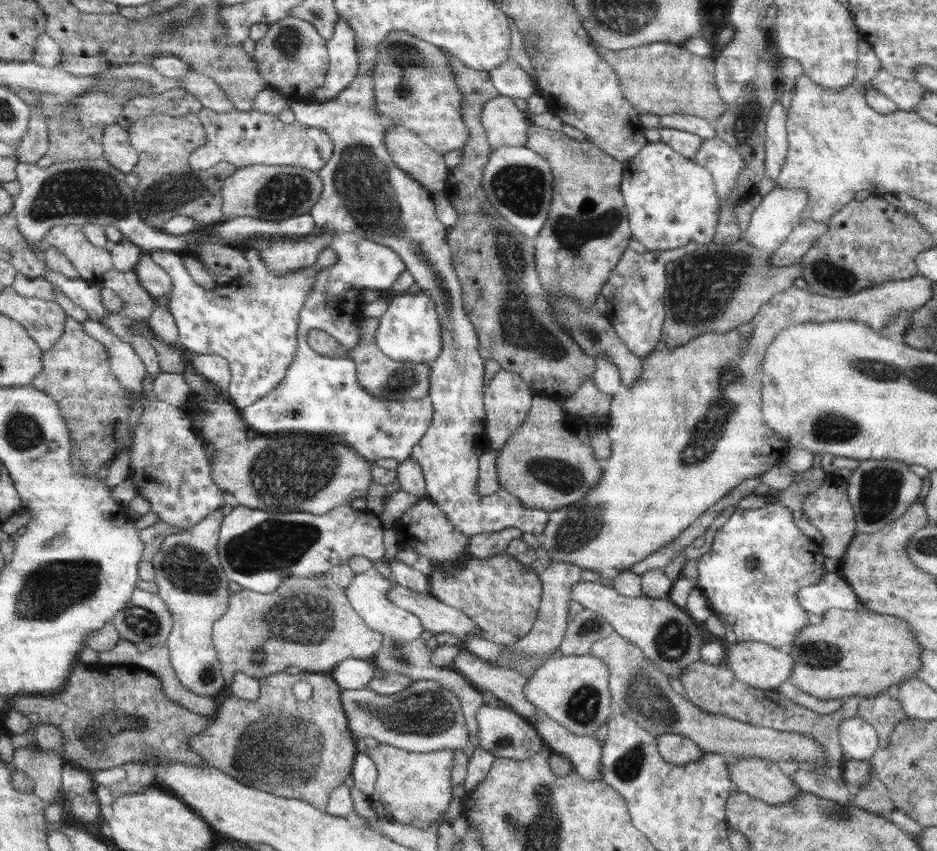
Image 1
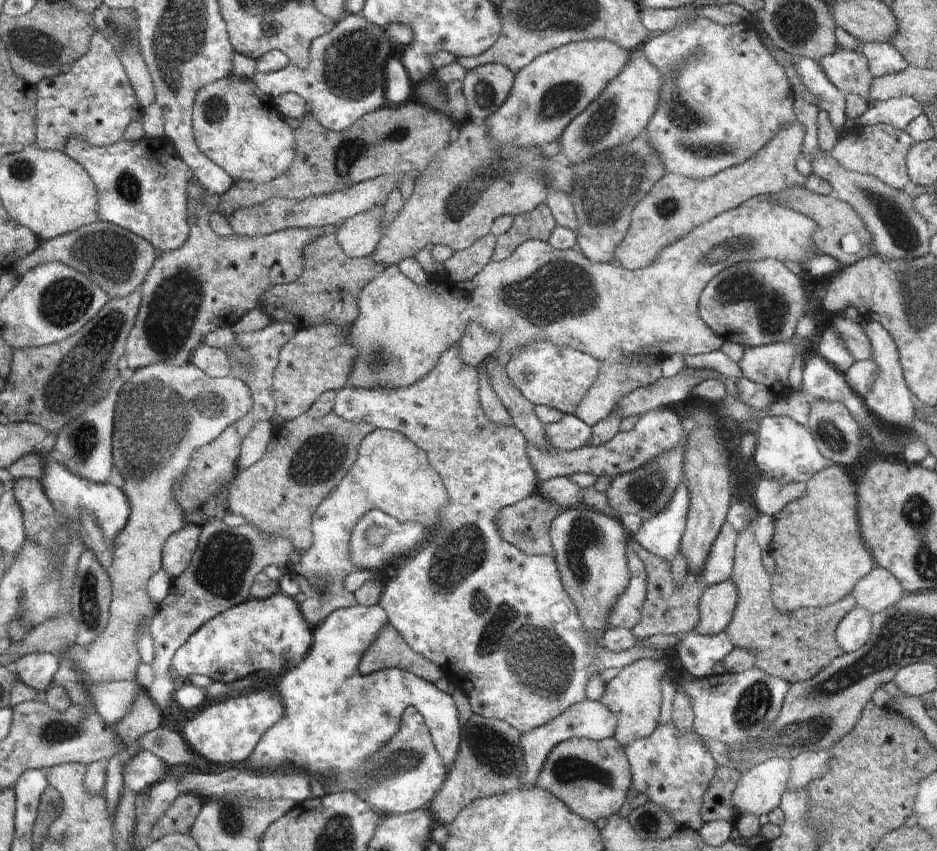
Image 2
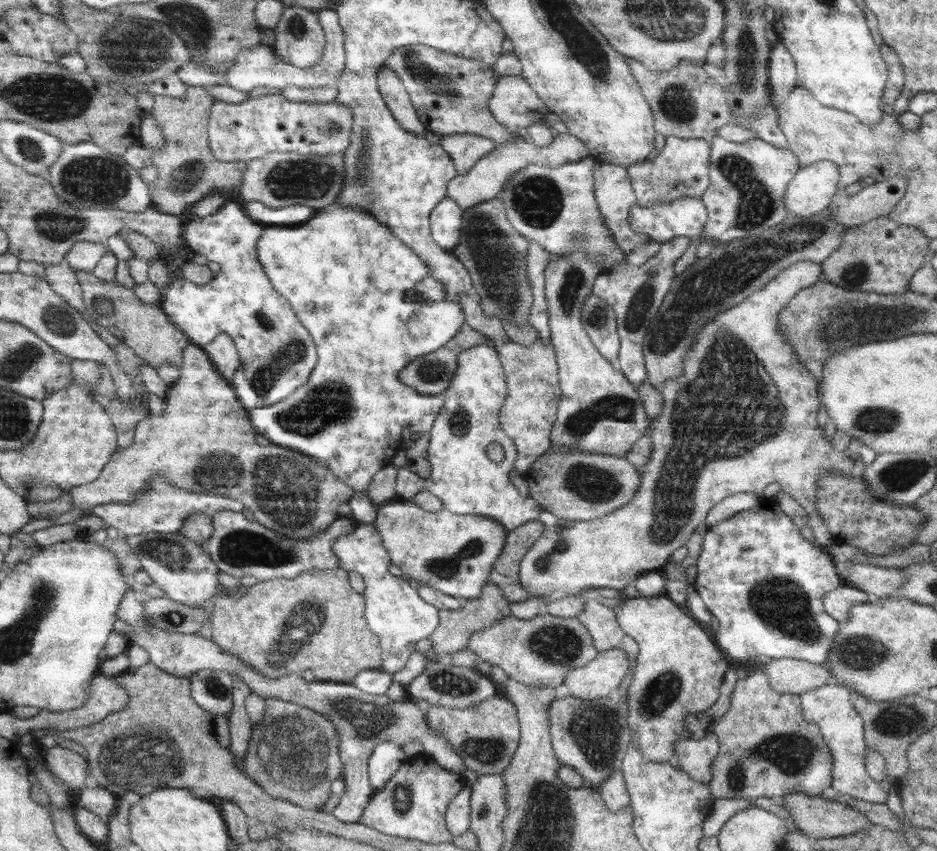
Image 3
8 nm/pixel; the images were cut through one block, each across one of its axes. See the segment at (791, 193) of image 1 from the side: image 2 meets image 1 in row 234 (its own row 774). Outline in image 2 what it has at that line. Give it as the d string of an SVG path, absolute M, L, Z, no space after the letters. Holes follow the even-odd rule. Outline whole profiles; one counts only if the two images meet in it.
M770 758L743 773L732 804L739 814L769 814L779 808L788 789L792 758Z

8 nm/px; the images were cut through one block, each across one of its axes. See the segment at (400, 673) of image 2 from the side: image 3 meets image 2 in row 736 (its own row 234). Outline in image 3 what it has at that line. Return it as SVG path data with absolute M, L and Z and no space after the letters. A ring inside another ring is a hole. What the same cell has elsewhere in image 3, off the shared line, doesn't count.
M447 196L431 210L429 224L432 240L442 250L452 252L460 242L463 212L454 199ZM332 204L316 210L314 217L306 221L306 224L302 224L302 226L265 228L262 236L260 236L260 240L258 240L258 244L256 244L256 249L258 249L257 257L260 265L264 268L264 273L270 279L274 290L279 292L290 303L299 322L304 325L304 328L310 333L310 337L314 340L317 349L317 363L310 373L307 383L298 387L290 396L287 396L278 404L274 404L274 406L268 406L268 408L250 409L248 411L250 412L250 422L252 422L255 430L258 430L262 436L266 436L268 440L272 440L272 443L301 452L328 467L332 474L338 478L338 481L354 489L355 495L348 501L354 520L360 523L373 523L377 517L377 509L376 506L372 505L368 495L366 495L366 489L368 489L368 485L372 482L372 476L381 468L390 465L396 452L402 450L403 442L401 436L404 428L408 428L411 432L419 432L420 436L426 434L432 428L433 422L443 405L441 396L425 396L419 393L412 387L406 386L399 379L397 373L409 362L418 358L418 356L438 351L438 348L442 348L444 344L450 342L465 323L465 312L459 302L452 302L452 300L432 301L431 304L404 300L406 290L414 289L422 280L430 277L430 267L424 265L424 262L416 253L402 244L398 237L394 236L390 228L376 221L368 212L362 212L362 210L342 208L342 205Z

